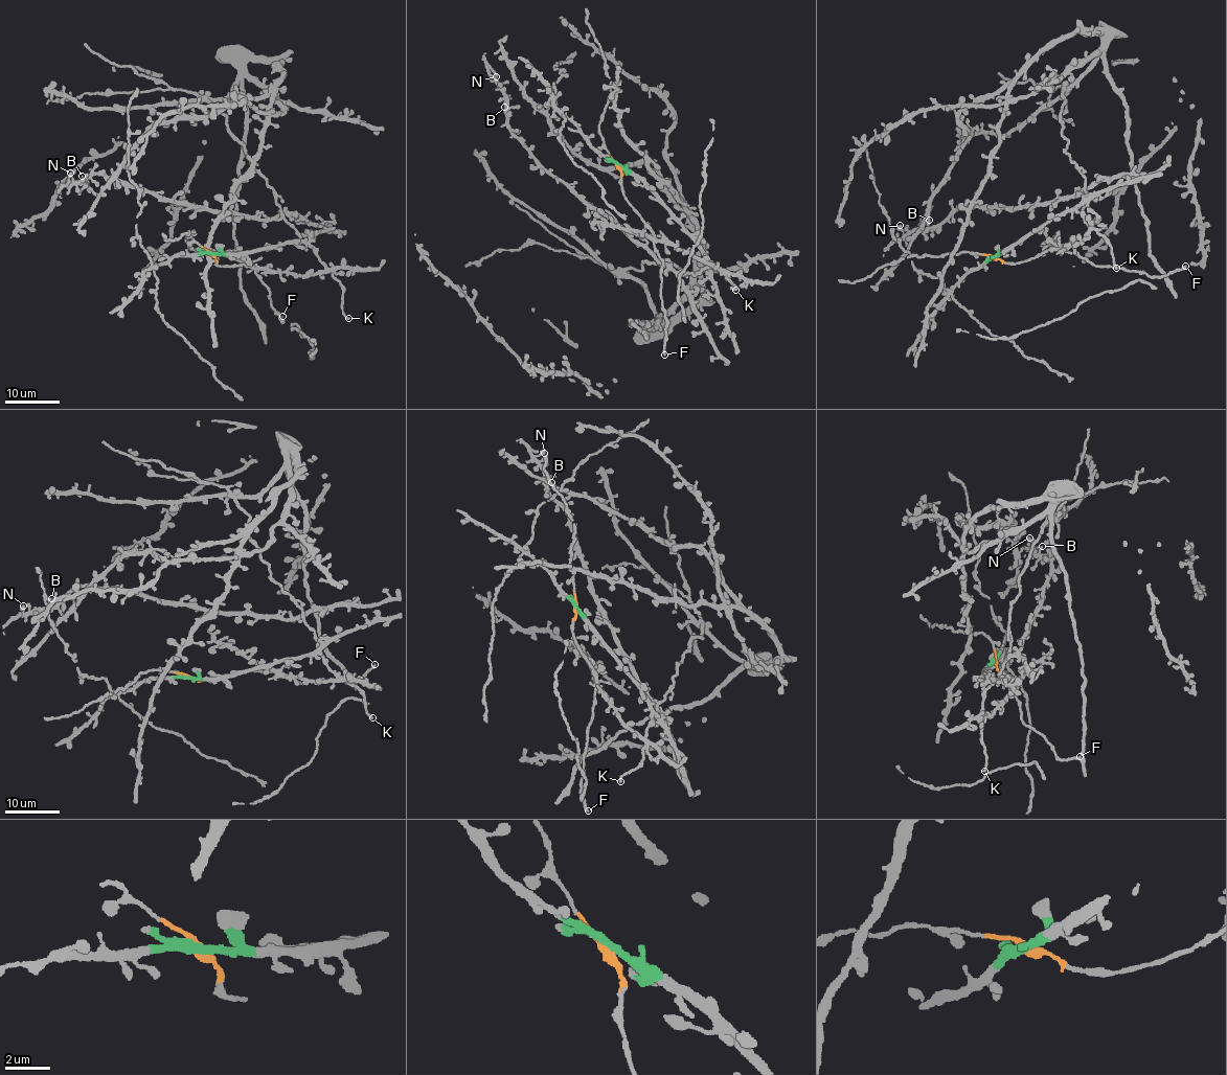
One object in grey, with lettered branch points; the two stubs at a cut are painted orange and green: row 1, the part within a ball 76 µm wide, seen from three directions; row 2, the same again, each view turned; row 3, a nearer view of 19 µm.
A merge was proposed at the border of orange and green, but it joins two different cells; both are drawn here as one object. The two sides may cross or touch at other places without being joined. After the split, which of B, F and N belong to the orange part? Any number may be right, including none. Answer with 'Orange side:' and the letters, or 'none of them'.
Orange side: F

